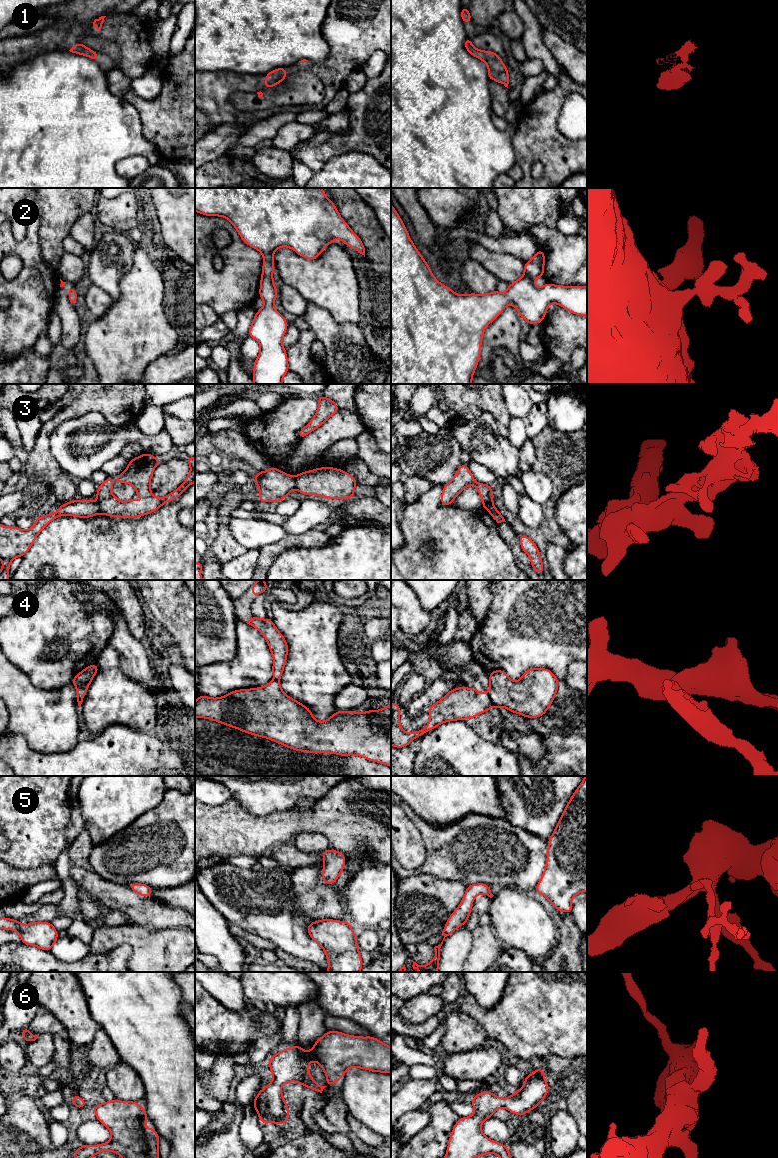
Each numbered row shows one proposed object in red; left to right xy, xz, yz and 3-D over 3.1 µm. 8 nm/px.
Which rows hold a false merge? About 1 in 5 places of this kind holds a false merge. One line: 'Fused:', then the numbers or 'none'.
Fused: 3, 4

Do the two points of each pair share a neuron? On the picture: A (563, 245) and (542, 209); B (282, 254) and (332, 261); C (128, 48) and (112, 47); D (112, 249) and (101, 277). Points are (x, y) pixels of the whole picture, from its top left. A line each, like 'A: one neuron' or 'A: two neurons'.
A: two neurons
B: one neuron
C: two neurons
D: one neuron

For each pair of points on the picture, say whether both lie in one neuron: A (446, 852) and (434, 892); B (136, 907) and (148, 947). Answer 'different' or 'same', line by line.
A: different
B: different

